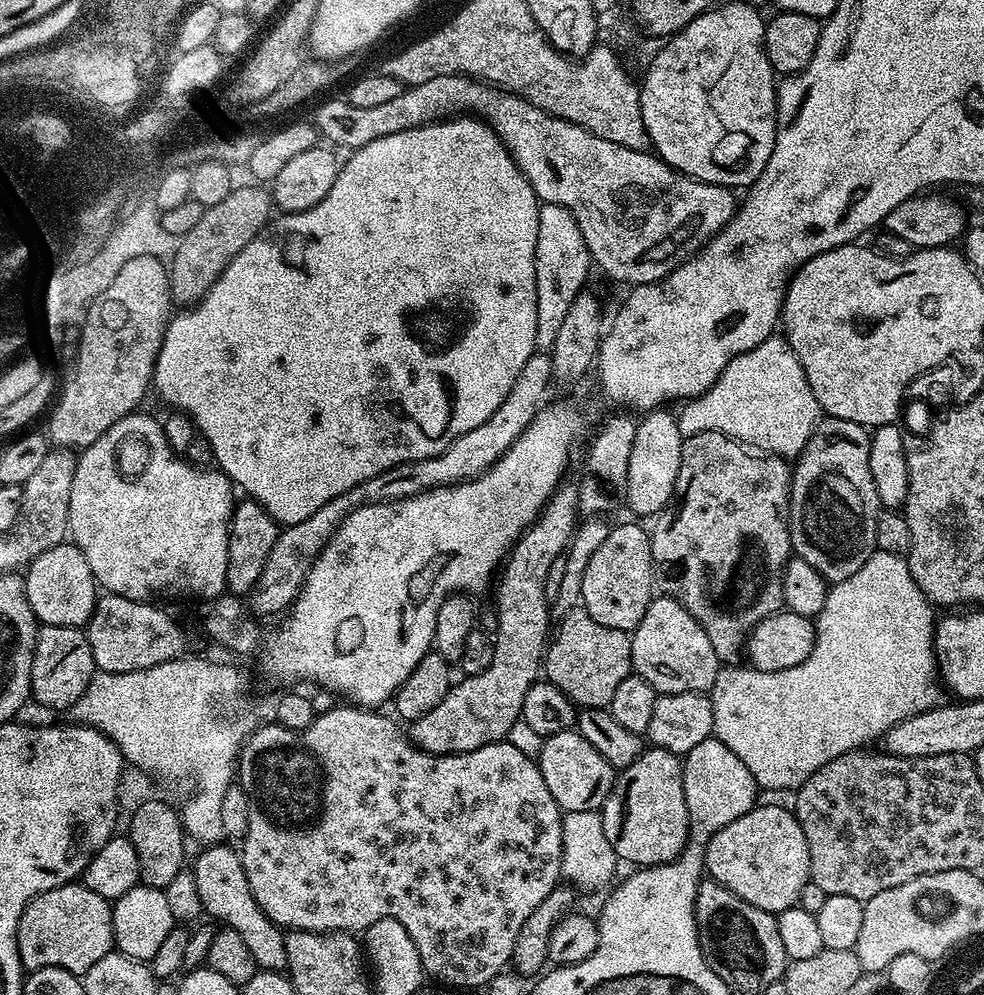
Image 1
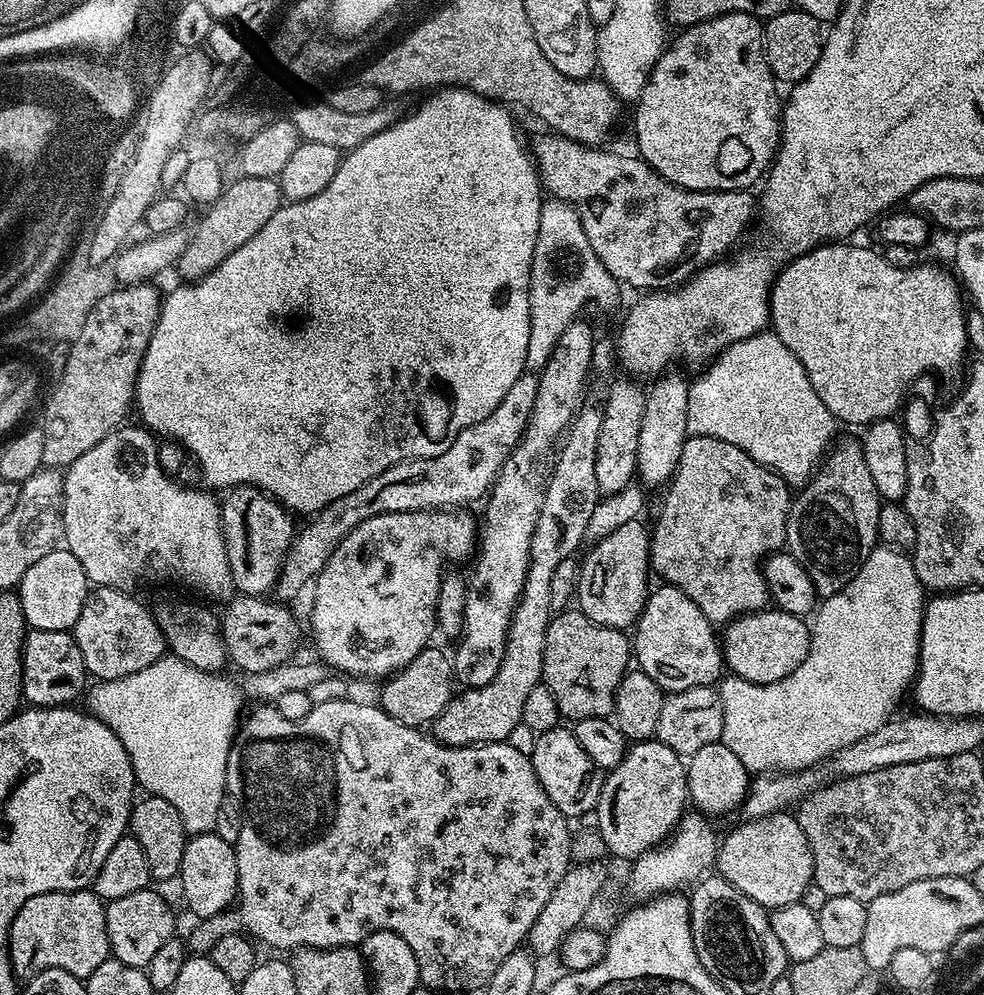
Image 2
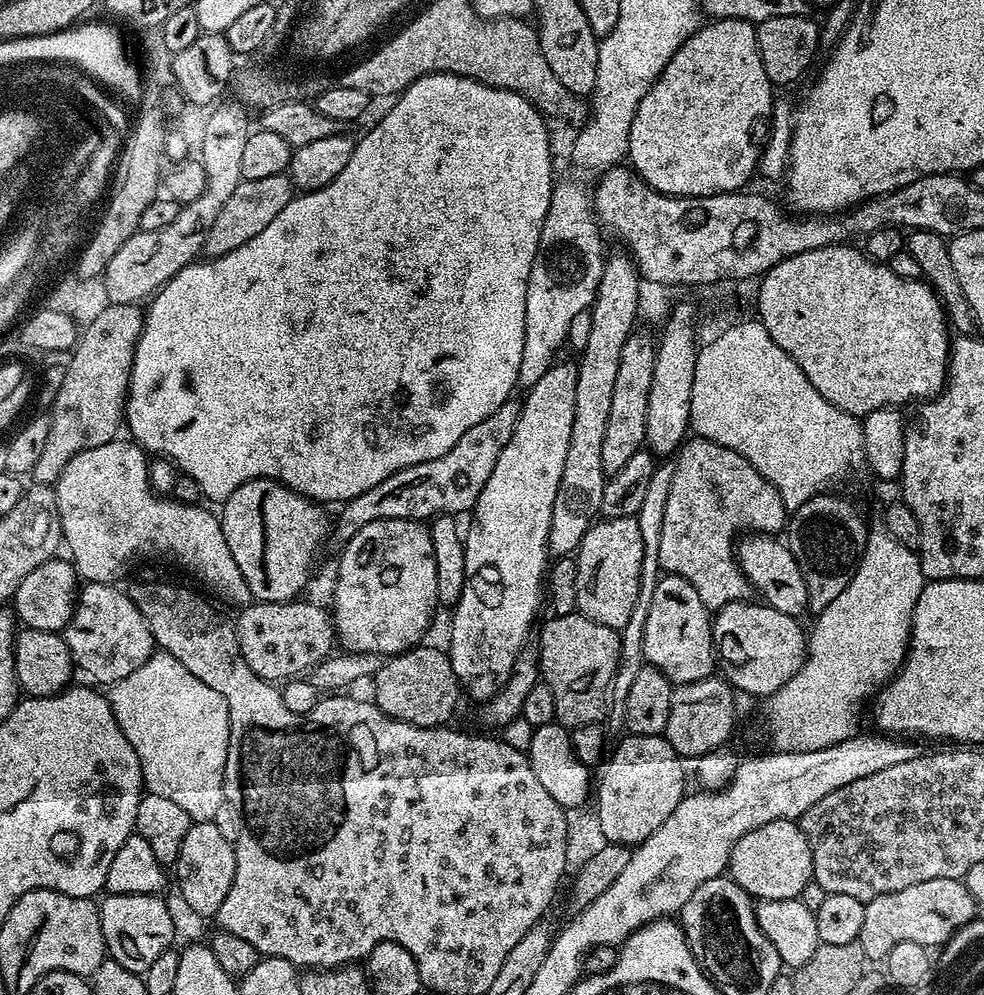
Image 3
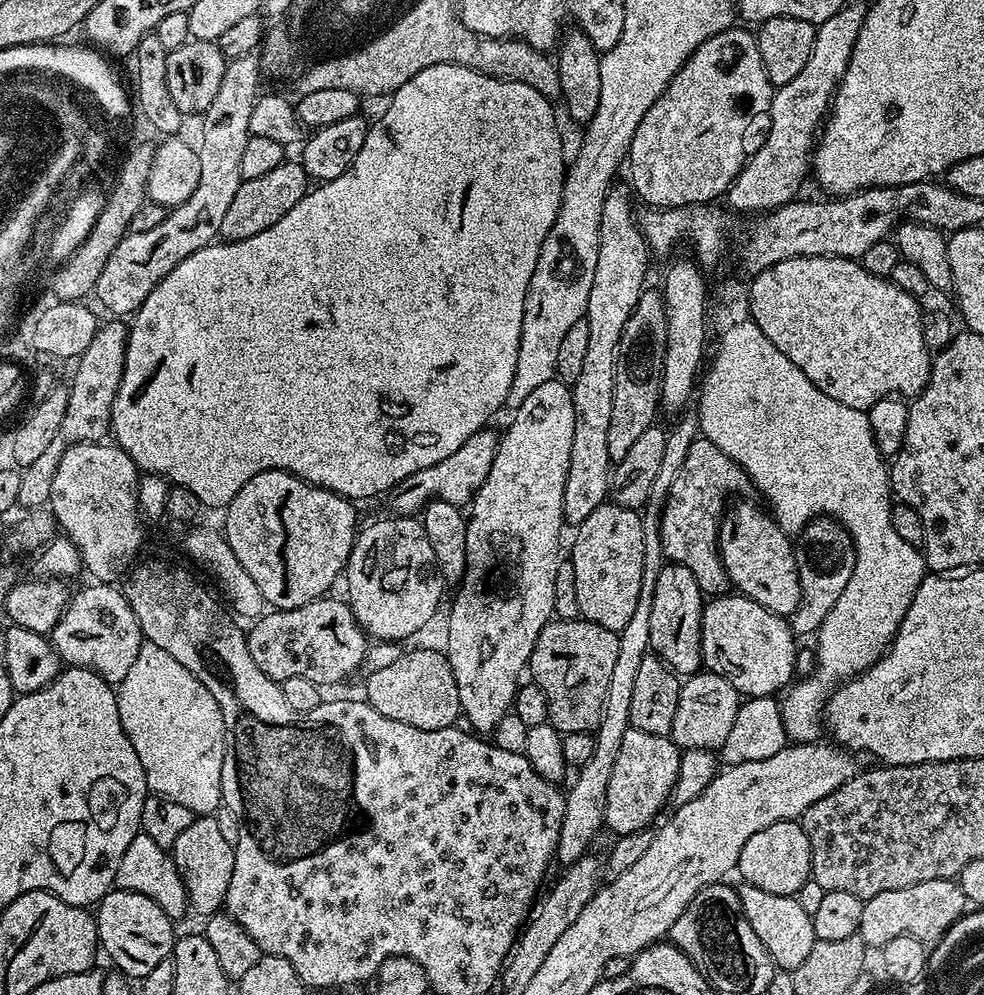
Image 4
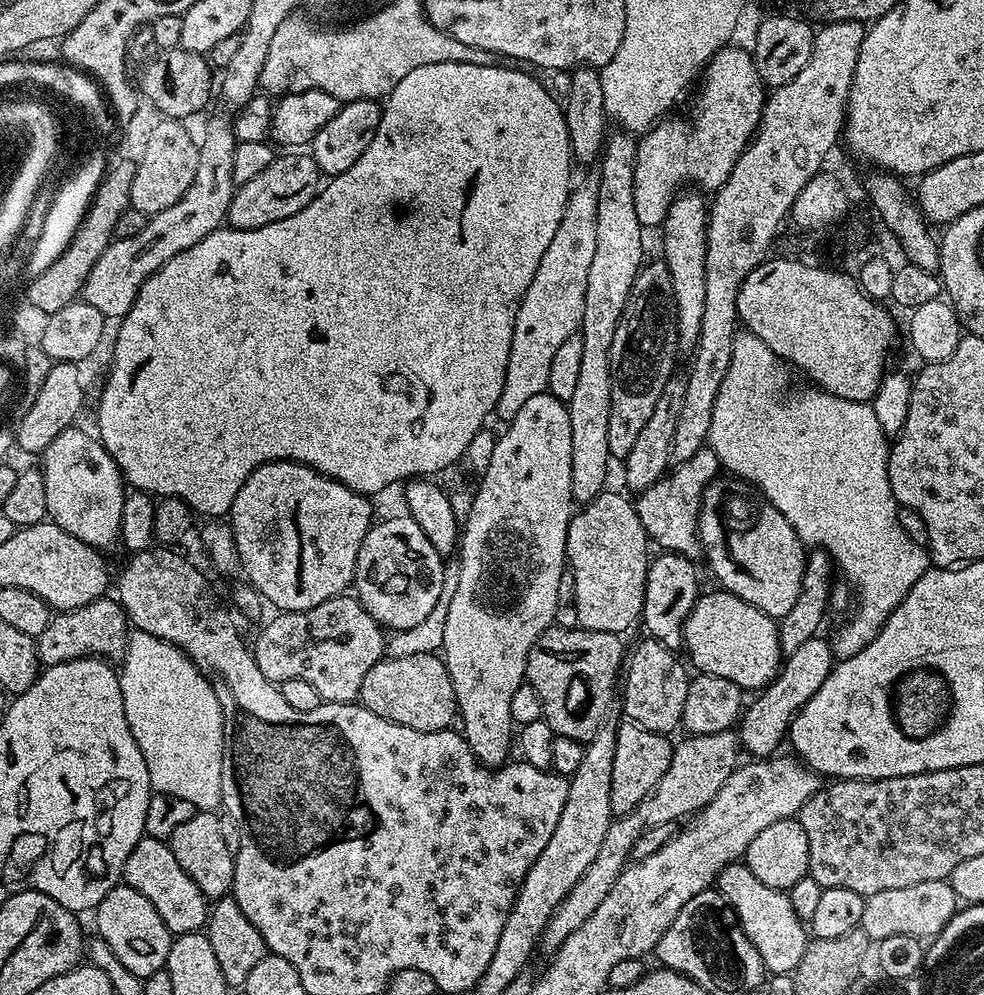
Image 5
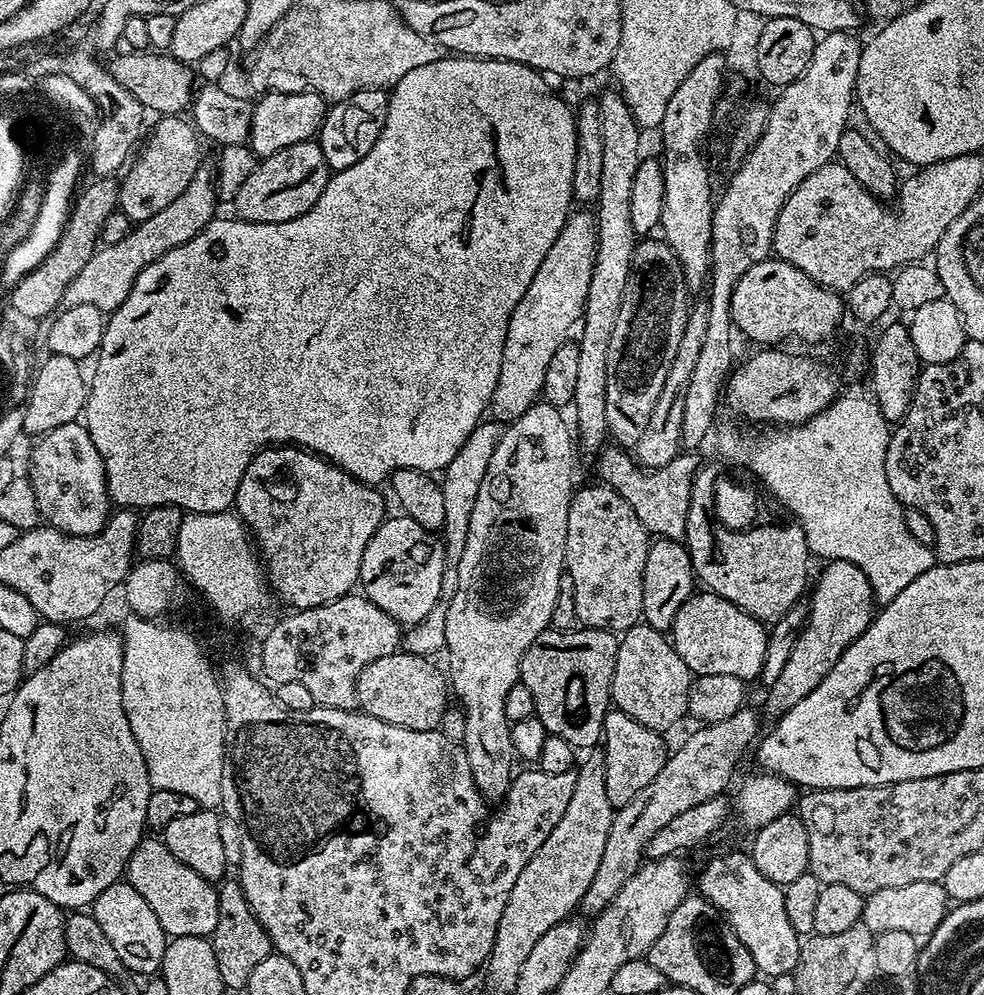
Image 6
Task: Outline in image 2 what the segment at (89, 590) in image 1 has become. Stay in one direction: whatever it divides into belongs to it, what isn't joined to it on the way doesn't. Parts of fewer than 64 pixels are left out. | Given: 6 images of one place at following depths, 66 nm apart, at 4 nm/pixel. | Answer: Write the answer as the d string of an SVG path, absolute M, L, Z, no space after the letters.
M58 546L38 558L30 570L20 579L18 595L24 623L29 629L69 631L78 622L78 614L82 614L82 606L90 591L90 581L86 570L82 570L82 562L74 558L67 546Z

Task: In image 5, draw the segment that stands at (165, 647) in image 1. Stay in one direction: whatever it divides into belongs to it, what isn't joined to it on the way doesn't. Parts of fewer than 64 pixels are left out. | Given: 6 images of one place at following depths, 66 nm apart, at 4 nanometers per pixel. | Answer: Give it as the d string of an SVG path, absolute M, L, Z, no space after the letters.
M101 598L90 602L81 608L75 608L69 612L56 612L49 619L44 636L60 640L56 653L50 657L51 663L61 664L77 660L83 656L99 656L101 658L123 657L128 648L130 635L130 621L124 609L115 599Z

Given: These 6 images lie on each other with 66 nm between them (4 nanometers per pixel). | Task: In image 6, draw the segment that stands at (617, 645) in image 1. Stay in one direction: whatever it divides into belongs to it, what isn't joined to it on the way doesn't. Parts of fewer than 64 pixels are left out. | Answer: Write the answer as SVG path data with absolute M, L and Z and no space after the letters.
M583 626L577 627L575 630L545 630L542 634L538 634L538 638L534 638L534 642L530 642L530 646L520 663L520 683L524 684L526 690L530 690L530 695L534 697L534 706L536 707L535 716L542 722L542 726L546 726L548 735L566 738L566 742L570 742L570 746L577 750L583 750L583 748L588 748L584 750L592 750L595 749L592 748L595 744L597 747L601 743L604 735L604 719L610 710L610 701L612 698L612 679L614 678L617 643L617 633L598 630L597 628L585 628Z

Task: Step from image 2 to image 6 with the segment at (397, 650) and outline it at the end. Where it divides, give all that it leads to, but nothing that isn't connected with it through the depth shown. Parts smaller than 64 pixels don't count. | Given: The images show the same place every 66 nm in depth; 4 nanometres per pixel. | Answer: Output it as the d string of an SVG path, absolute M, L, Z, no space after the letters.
M397 514L393 520L385 519L374 538L370 538L366 554L362 554L359 587L374 606L386 610L401 626L416 625L438 602L443 556L444 545L437 533L418 526L409 516Z

